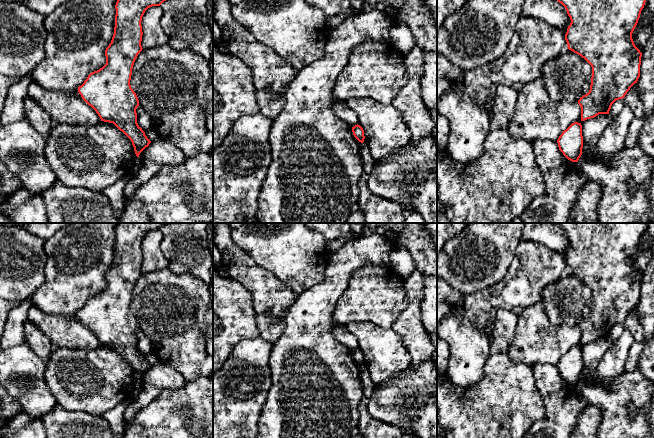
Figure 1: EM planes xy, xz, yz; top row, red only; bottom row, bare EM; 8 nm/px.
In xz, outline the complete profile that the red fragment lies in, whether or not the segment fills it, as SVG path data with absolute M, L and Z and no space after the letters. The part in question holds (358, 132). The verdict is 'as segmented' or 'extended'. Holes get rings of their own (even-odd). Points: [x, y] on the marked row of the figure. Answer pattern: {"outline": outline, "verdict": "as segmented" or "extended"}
{"outline": "M355 125L352 127L352 132L354 137L361 143L364 142L365 136L364 136L364 130L360 125Z", "verdict": "as segmented"}

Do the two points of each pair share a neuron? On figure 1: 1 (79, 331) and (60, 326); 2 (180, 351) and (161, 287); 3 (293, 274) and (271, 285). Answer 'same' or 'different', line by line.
1: same
2: same
3: different

